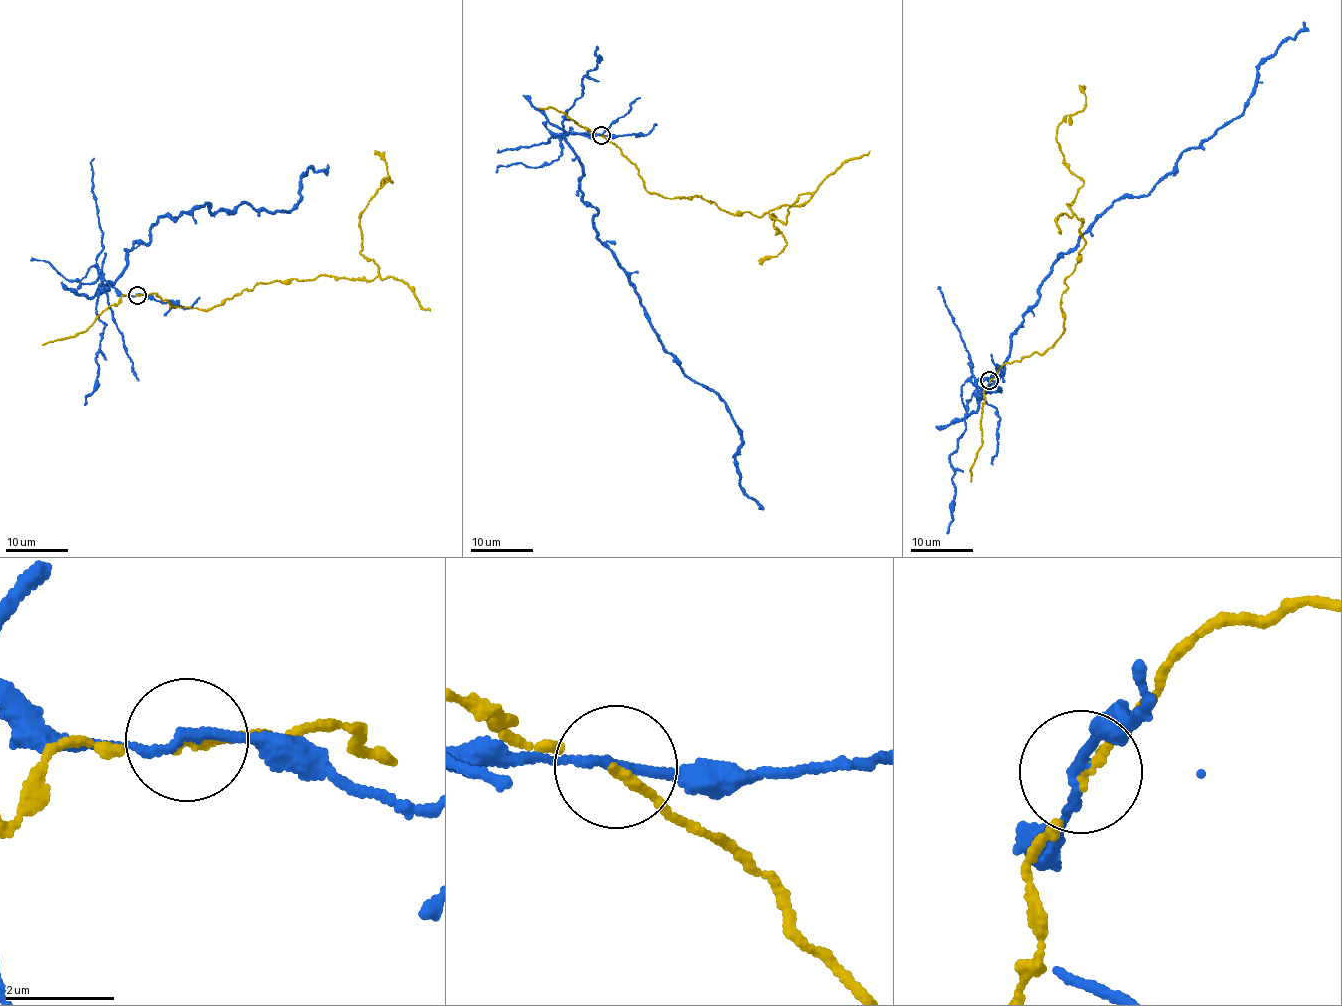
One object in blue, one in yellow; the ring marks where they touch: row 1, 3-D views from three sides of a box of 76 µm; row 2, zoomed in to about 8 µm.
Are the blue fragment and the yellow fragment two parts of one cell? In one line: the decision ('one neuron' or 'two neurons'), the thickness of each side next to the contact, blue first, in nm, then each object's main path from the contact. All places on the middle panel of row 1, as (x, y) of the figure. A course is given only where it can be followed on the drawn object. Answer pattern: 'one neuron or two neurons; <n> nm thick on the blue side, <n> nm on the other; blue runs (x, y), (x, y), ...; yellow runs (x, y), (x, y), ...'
two neurons; 160 nm thick on the blue side, 110 nm on the other; blue runs (602, 135), (565, 136), (599, 241), (664, 350), (724, 399), (742, 486), (759, 509); yellow runs (602, 135), (648, 192), (673, 199), (761, 216), (810, 193), (785, 224), (773, 214), (787, 244), (759, 263)

